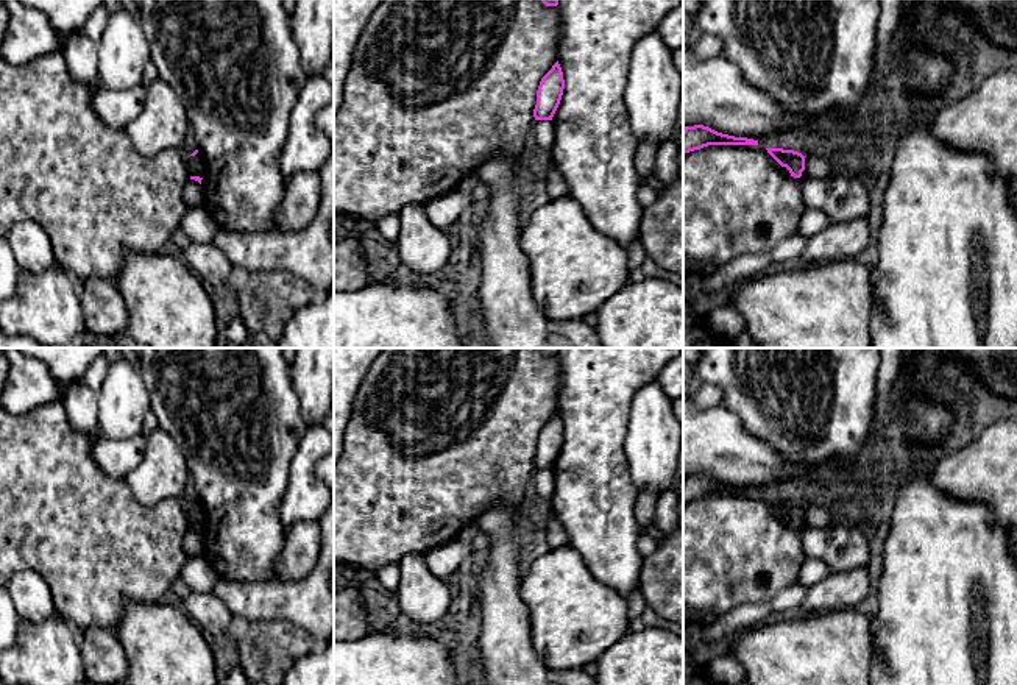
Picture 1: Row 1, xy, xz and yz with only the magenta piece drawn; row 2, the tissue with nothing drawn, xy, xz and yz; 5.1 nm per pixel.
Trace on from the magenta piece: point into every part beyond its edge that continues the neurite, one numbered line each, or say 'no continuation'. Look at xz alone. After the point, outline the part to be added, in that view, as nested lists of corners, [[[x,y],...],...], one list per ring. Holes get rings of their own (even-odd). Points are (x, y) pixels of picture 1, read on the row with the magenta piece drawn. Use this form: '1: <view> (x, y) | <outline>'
no continuation

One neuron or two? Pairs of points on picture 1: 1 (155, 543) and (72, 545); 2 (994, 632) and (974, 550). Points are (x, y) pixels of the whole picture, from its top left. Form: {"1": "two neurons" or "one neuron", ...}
{"1": "one neuron", "2": "one neuron"}

